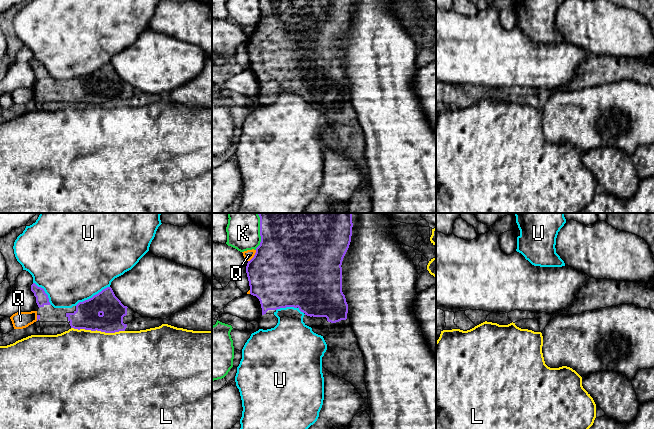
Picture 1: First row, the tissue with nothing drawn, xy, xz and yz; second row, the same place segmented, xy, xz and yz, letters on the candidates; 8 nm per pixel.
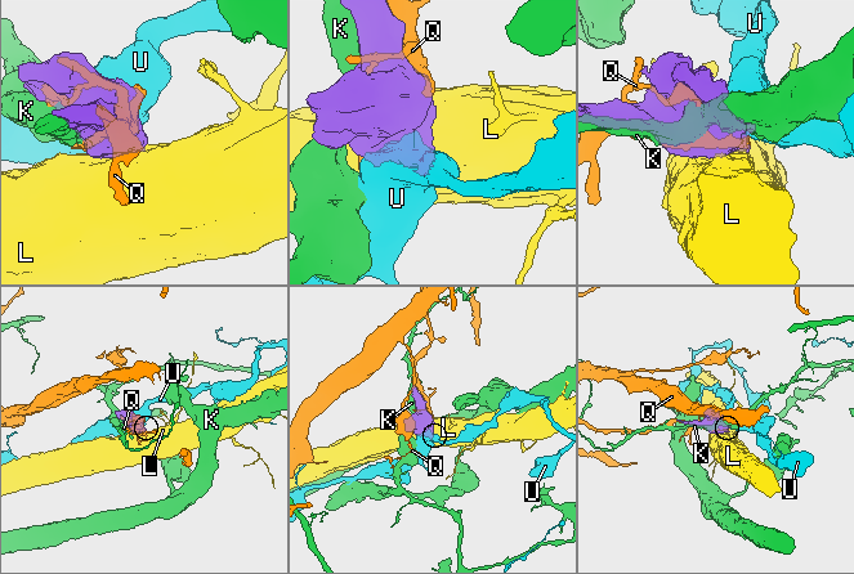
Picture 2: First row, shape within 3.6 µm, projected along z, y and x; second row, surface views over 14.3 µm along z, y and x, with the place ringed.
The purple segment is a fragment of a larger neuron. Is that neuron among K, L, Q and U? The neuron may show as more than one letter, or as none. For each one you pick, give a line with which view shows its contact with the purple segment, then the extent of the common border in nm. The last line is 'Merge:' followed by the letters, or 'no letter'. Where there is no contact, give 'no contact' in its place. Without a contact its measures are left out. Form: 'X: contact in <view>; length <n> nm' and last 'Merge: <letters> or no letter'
Merge: no letter

